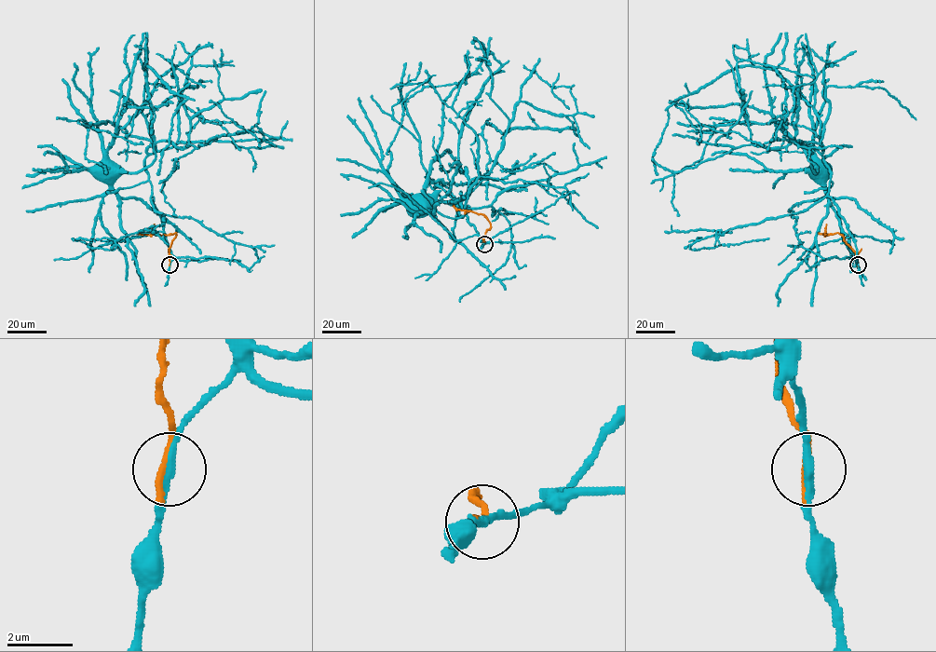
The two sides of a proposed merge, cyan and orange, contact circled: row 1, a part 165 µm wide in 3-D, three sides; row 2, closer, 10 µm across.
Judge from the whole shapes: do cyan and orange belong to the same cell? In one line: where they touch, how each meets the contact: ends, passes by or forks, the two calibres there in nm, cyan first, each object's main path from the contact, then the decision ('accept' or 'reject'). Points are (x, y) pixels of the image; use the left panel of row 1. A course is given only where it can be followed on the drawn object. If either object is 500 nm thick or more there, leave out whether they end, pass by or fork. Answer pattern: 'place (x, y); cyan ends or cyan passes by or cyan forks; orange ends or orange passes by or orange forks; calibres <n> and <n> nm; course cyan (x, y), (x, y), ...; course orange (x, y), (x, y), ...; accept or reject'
place (169, 264); cyan passes by; orange ends; calibres 240 and 240 nm; course cyan (169, 264), (174, 256), (145, 166), (147, 149), (154, 149), (156, 159), (136, 172), (113, 167), (108, 172); course orange (169, 264), (169, 248), (175, 233), (168, 235), (135, 233); reject

